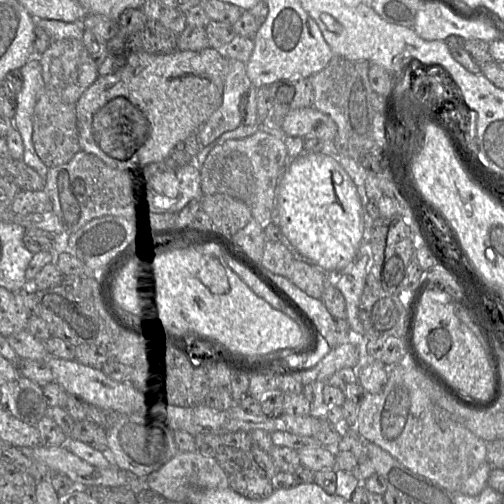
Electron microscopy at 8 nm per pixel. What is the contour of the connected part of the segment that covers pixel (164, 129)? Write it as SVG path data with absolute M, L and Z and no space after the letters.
M212 47L199 51L176 49L163 54L142 51L133 58L127 58L124 67L117 74L113 76L98 76L95 82L82 93L75 103L80 150L97 156L108 166L126 171L140 171L153 162L163 160L175 149L178 142L192 134L197 134L211 115L220 107L224 85L229 71L230 59L222 50Z

